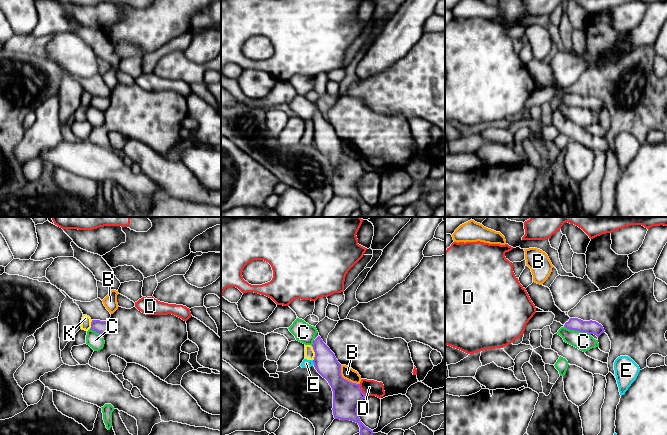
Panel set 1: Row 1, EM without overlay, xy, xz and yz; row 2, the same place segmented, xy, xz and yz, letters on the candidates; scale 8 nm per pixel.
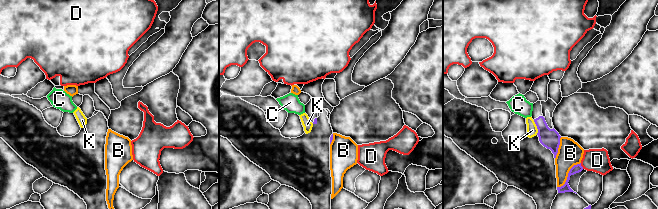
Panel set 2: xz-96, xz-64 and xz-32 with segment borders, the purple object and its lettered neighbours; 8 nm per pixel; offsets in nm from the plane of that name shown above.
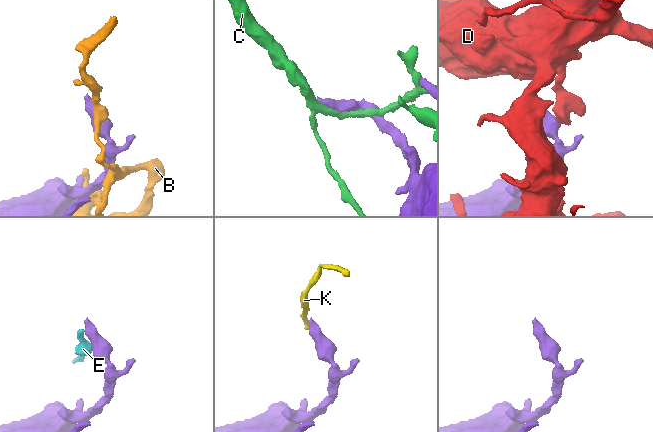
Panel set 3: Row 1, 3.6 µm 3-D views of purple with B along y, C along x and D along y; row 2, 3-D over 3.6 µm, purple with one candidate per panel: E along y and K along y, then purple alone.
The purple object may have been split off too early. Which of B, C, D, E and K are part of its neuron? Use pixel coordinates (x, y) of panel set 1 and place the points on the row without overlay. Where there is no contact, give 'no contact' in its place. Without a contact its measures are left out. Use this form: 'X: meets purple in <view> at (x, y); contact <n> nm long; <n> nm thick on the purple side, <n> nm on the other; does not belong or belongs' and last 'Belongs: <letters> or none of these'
B: meets purple in xz at (345, 155); contact 220 nm long; 240 nm thick on the purple side, 100 nm on the other; does not belong
C: meets purple in yz at (577, 106); contact 220 nm long; 110 nm thick on the purple side, 150 nm on the other; does not belong
D: meets purple in xz at (361, 166); contact 120 nm long; 240 nm thick on the purple side, 130 nm on the other; does not belong
E: meets purple in xz at (313, 138); contact 40 nm long; 190 nm thick on the purple side, 70 nm on the other; does not belong
K: meets purple in xz at (315, 129); contact 120 nm long; 190 nm thick on the purple side, 80 nm on the other; does not belong
Belongs: none of these

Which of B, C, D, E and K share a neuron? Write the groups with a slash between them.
B / C / D / E K

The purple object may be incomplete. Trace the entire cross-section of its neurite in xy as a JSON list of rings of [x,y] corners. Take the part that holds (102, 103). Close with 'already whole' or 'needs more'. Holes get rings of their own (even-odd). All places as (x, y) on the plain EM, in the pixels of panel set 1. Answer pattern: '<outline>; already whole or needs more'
[[[92,96],[90,105],[104,112],[110,105],[110,98]]]; already whole

